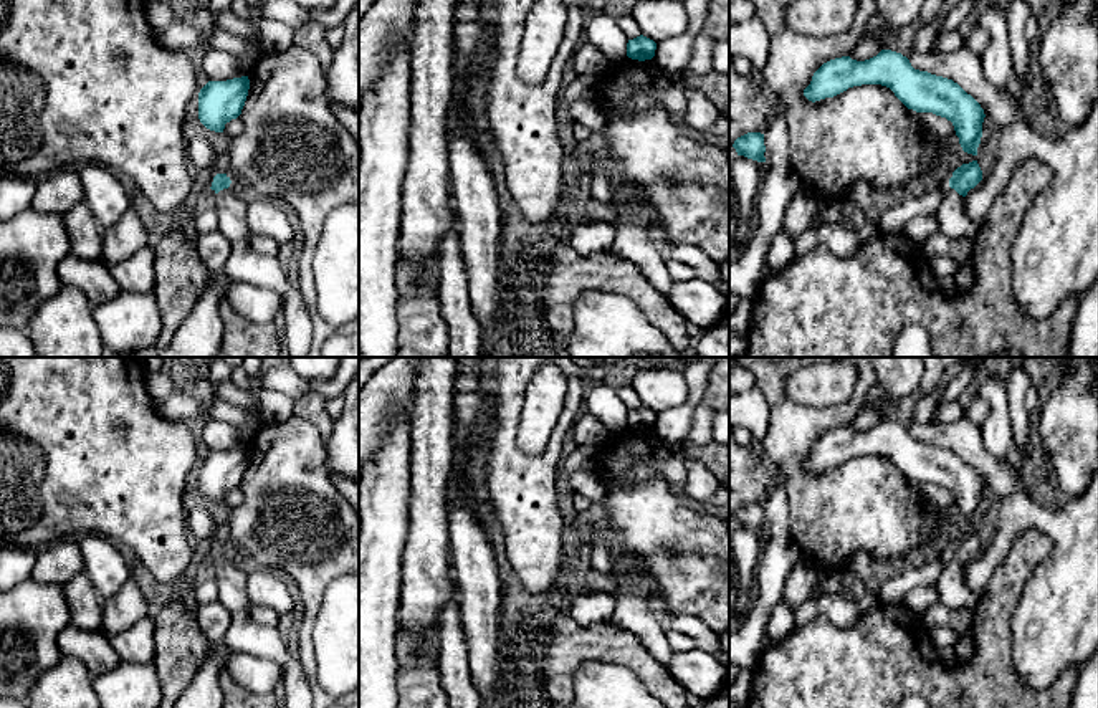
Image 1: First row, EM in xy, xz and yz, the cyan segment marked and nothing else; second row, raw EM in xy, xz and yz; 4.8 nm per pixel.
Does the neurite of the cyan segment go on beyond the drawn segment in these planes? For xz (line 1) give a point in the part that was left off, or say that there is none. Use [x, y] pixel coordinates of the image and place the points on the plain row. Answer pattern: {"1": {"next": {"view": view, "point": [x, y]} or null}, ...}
{"1": {"next": null}}

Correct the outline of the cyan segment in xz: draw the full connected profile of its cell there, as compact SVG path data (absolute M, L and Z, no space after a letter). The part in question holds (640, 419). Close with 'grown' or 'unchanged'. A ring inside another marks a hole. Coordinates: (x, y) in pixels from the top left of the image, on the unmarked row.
M643 405L628 410L627 427L632 430L645 432L655 427L656 414Z; unchanged

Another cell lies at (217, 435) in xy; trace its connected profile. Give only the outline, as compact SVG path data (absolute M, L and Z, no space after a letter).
M203 419L198 423L202 442L208 452L227 452L233 448L246 447L240 430L232 423L218 422L213 419Z

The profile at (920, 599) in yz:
M936 584L931 586L919 586L911 589L903 602L908 609L911 609L916 615L923 617L923 614L939 604L939 594Z

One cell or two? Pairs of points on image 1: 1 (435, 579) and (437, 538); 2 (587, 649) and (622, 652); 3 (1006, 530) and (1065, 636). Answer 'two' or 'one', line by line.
1: one
2: one
3: one

